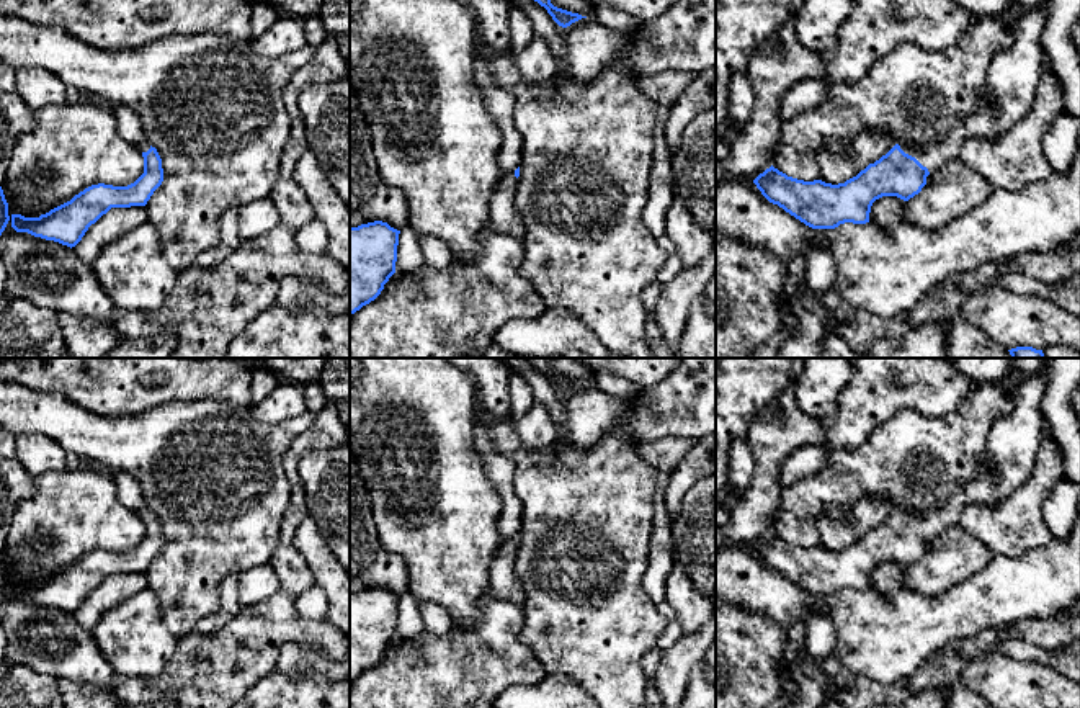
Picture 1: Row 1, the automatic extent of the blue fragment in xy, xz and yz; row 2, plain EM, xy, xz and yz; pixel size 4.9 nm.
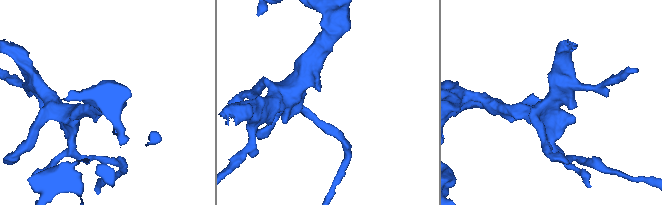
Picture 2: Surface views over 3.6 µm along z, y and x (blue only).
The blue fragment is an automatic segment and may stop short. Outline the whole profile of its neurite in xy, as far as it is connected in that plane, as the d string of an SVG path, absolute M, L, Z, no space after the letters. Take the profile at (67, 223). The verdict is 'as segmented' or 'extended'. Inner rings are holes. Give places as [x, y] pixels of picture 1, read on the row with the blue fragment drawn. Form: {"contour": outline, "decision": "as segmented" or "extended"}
{"contour": "M149 141L136 146L144 157L144 173L127 186L91 185L70 201L51 209L39 217L11 214L11 227L34 237L75 247L88 227L111 208L145 206L163 181L162 159Z", "decision": "extended"}

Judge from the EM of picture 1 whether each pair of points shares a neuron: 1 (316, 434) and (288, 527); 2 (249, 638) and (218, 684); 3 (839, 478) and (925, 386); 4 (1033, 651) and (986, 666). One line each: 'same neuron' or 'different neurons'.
1: same neuron
2: same neuron
3: different neurons
4: different neurons

